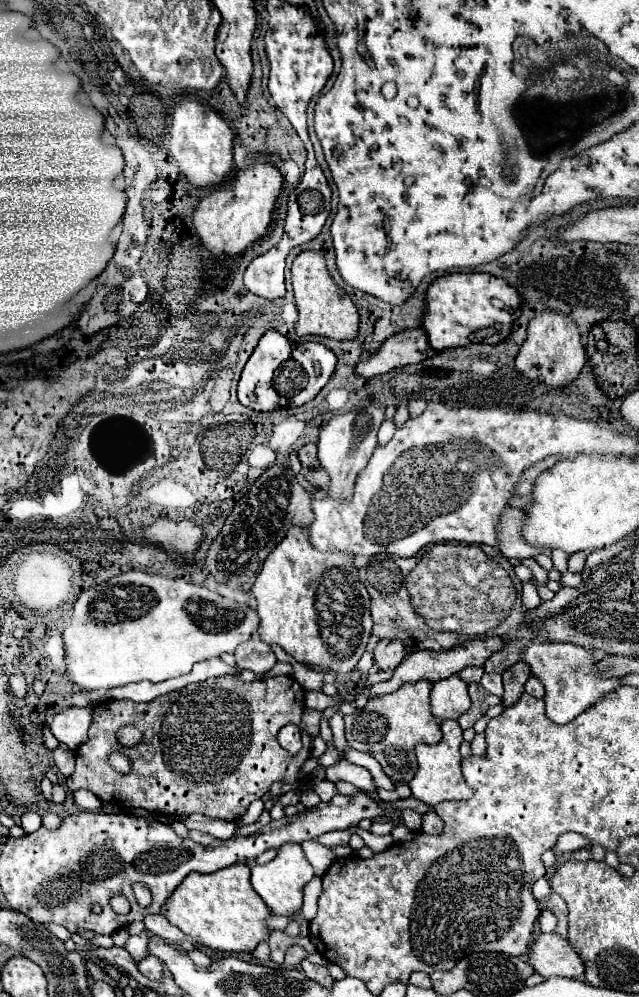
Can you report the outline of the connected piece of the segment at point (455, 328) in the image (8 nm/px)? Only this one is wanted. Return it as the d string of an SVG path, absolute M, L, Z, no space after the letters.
M454 273L454 275L444 275L444 277L436 279L428 289L426 315L424 315L424 329L428 333L430 345L436 351L444 351L444 349L468 347L472 343L484 343L484 341L488 341L490 345L506 341L516 317L510 315L508 311L500 309L498 303L504 303L514 309L522 307L522 299L520 299L520 295L516 295L516 289L512 285L504 283L504 279L500 279L500 277L492 277L488 273Z

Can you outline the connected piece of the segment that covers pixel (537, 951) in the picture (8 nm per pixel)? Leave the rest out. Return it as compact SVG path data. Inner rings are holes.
M540 933L528 951L530 965L544 979L548 977L582 977L584 963L580 955L570 947L568 939L556 933Z

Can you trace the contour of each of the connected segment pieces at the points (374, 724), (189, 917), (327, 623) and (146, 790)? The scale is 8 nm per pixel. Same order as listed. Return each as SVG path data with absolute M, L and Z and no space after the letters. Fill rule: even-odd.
M428 681L404 683L398 691L384 697L372 697L364 709L344 717L344 733L350 747L362 753L370 753L384 767L384 773L392 779L394 785L410 783L416 775L418 765L414 747L418 743L436 745L442 739L440 723L430 713L430 691L432 683Z
M240 863L214 873L192 873L164 905L166 919L180 927L190 939L216 951L252 951L262 939L268 939L264 919L270 909L250 885L250 867Z
M292 527L282 543L276 545L264 561L264 567L252 587L252 595L258 601L258 635L264 643L282 647L290 657L294 657L294 661L304 665L330 669L334 673L350 673L356 669L356 663L368 645L372 617L370 595L358 579L358 569L352 565L352 557L344 553L316 551L308 539L308 531L302 527Z
M234 675L216 677L204 683L192 683L164 697L156 697L150 703L136 703L130 699L102 701L92 711L92 727L88 729L88 743L76 749L76 771L70 779L66 779L66 785L70 791L90 789L104 803L114 803L124 809L142 807L164 815L194 813L196 809L196 813L204 813L208 817L236 821L246 813L248 805L254 799L260 799L264 793L268 793L274 781L296 783L302 763L310 757L312 737L306 731L302 731L302 749L296 755L290 755L280 747L276 735L288 723L292 725L302 723L300 719L304 711L304 701L305 690L293 676L288 675L252 681L252 683L242 683ZM124 725L134 725L144 733L144 741L138 747L124 749L118 743L116 731ZM218 727L228 729L228 737L230 737L228 741L224 739L226 731L216 731ZM112 751L120 751L122 755L130 757L132 763L130 773L120 773L110 767L108 757L112 755Z

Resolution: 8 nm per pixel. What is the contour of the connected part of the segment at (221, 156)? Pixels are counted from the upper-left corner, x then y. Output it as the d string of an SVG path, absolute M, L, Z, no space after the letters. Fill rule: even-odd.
M184 99L172 114L169 132L170 157L178 163L190 185L202 189L222 183L232 171L232 141L234 133L224 119L208 105Z

